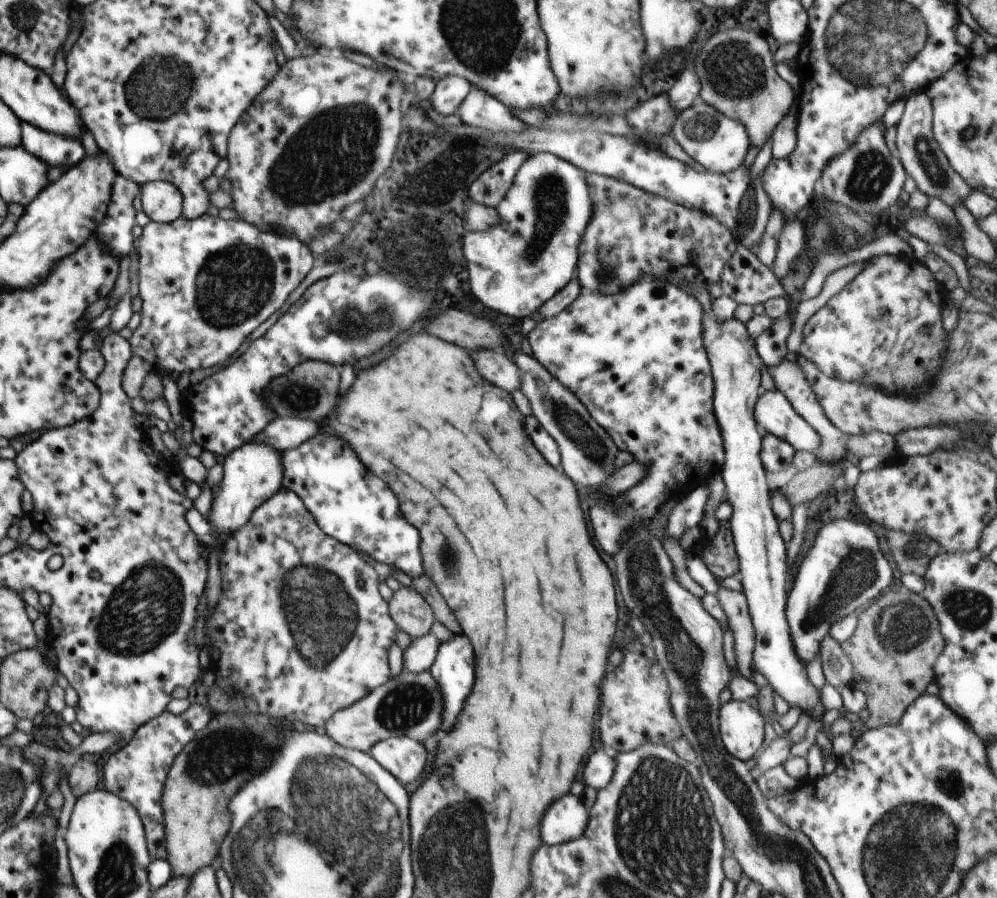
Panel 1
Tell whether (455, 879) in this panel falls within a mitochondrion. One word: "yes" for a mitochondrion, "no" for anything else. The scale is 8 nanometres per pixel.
yes

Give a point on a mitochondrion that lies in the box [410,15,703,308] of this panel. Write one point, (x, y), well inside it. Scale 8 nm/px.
(550, 194)

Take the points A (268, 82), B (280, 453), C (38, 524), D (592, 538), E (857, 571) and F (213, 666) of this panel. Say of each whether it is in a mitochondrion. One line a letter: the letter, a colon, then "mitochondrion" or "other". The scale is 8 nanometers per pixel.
A: other
B: other
C: other
D: other
E: mitochondrion
F: other

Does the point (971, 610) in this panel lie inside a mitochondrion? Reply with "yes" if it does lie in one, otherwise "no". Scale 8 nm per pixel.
yes

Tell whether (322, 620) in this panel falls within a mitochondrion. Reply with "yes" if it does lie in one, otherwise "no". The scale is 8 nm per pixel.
yes

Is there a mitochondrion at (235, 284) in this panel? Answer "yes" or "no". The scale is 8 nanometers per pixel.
yes

